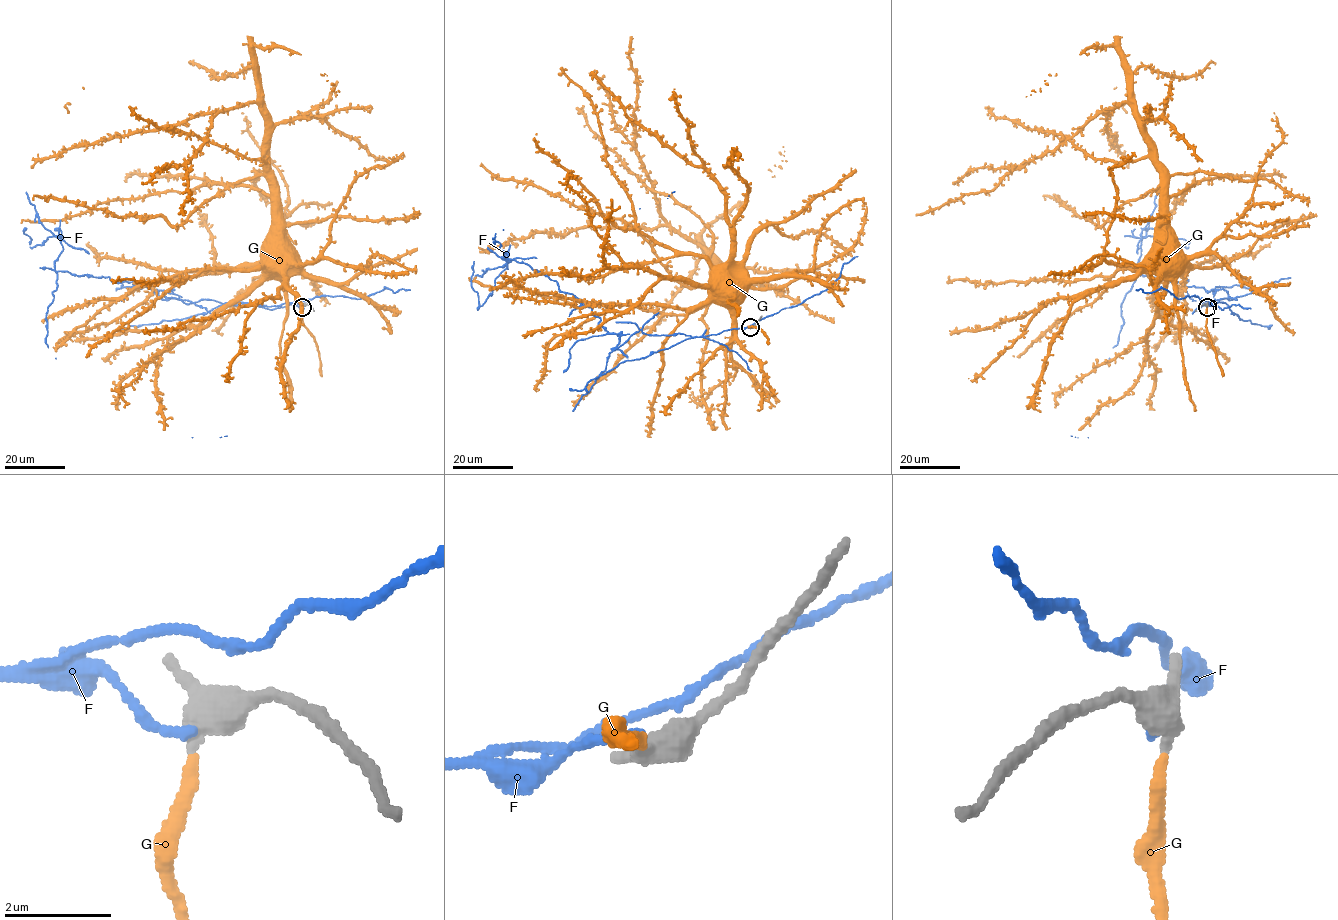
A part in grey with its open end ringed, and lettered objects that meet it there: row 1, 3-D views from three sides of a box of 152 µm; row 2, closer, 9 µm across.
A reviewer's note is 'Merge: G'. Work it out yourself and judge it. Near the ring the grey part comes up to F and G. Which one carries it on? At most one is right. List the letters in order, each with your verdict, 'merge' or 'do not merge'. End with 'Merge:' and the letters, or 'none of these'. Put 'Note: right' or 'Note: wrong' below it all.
F: do not merge
G: merge
Merge: G
Note: right

